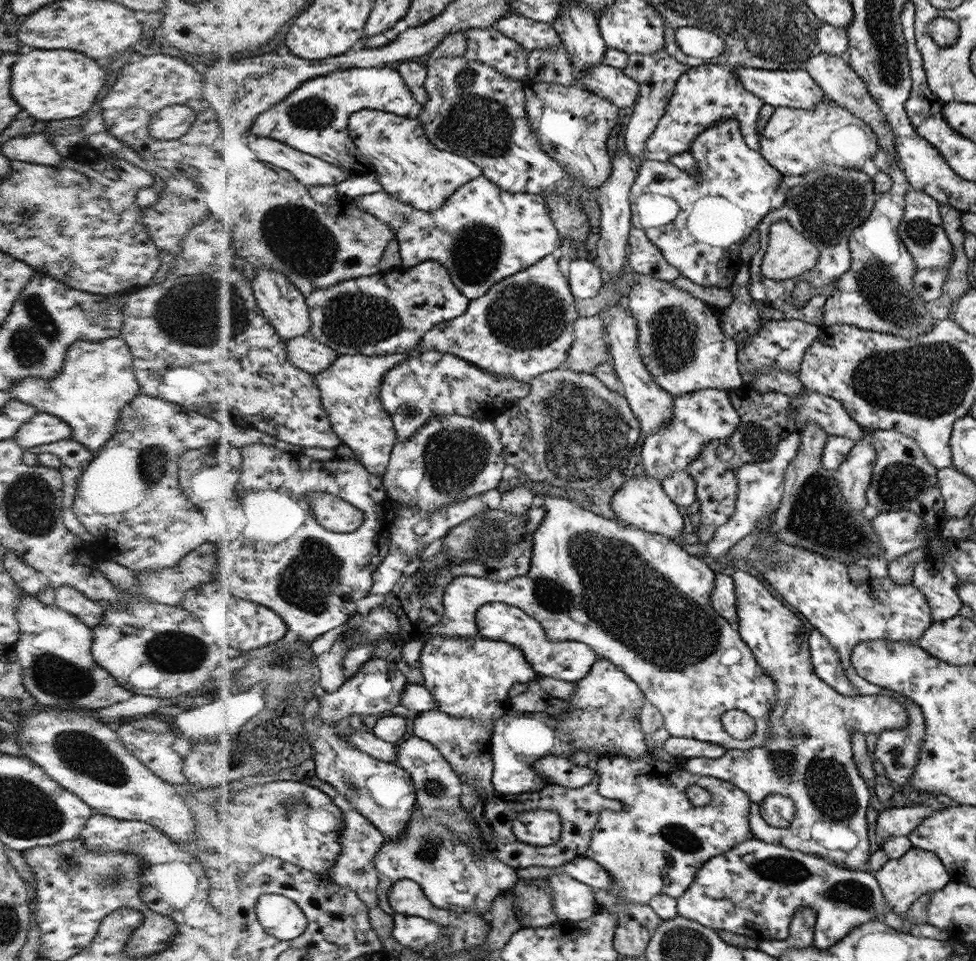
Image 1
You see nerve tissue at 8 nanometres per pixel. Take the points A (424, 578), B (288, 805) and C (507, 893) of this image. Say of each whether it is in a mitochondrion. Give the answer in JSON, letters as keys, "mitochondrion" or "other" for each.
{"A":"mitochondrion","B":"mitochondrion","C":"other"}

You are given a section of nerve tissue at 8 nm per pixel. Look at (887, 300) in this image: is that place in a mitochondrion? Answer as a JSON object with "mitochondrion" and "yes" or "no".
{"mitochondrion":"yes"}

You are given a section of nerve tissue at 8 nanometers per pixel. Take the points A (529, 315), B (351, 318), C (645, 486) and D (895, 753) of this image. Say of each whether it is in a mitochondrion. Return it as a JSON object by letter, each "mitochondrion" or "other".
{"A":"mitochondrion","B":"mitochondrion","C":"other","D":"other"}

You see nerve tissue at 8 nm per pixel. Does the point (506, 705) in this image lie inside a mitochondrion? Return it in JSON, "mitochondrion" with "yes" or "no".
{"mitochondrion":"no"}

